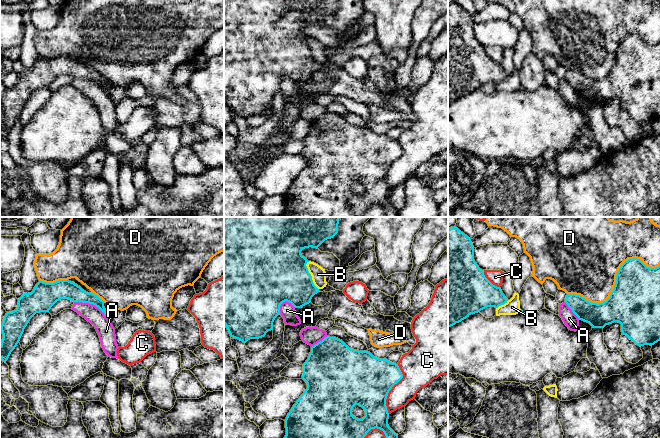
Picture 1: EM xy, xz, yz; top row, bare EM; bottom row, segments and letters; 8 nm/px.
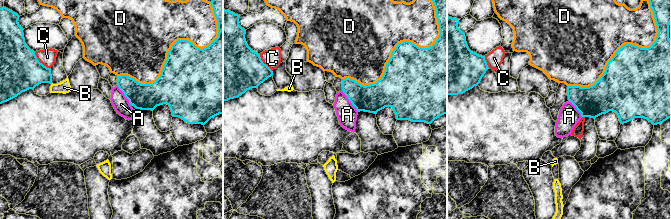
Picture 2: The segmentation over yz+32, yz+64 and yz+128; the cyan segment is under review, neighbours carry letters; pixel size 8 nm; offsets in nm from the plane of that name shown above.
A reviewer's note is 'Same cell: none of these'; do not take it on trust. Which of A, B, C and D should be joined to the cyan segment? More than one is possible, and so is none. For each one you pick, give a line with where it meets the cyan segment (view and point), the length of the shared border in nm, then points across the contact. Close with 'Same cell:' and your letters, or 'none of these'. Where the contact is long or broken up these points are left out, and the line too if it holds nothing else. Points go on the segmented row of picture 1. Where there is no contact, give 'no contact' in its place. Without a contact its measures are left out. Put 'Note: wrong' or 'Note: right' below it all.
Same cell: none of these
Note: right

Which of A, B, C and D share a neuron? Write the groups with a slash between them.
A / B / C / D

